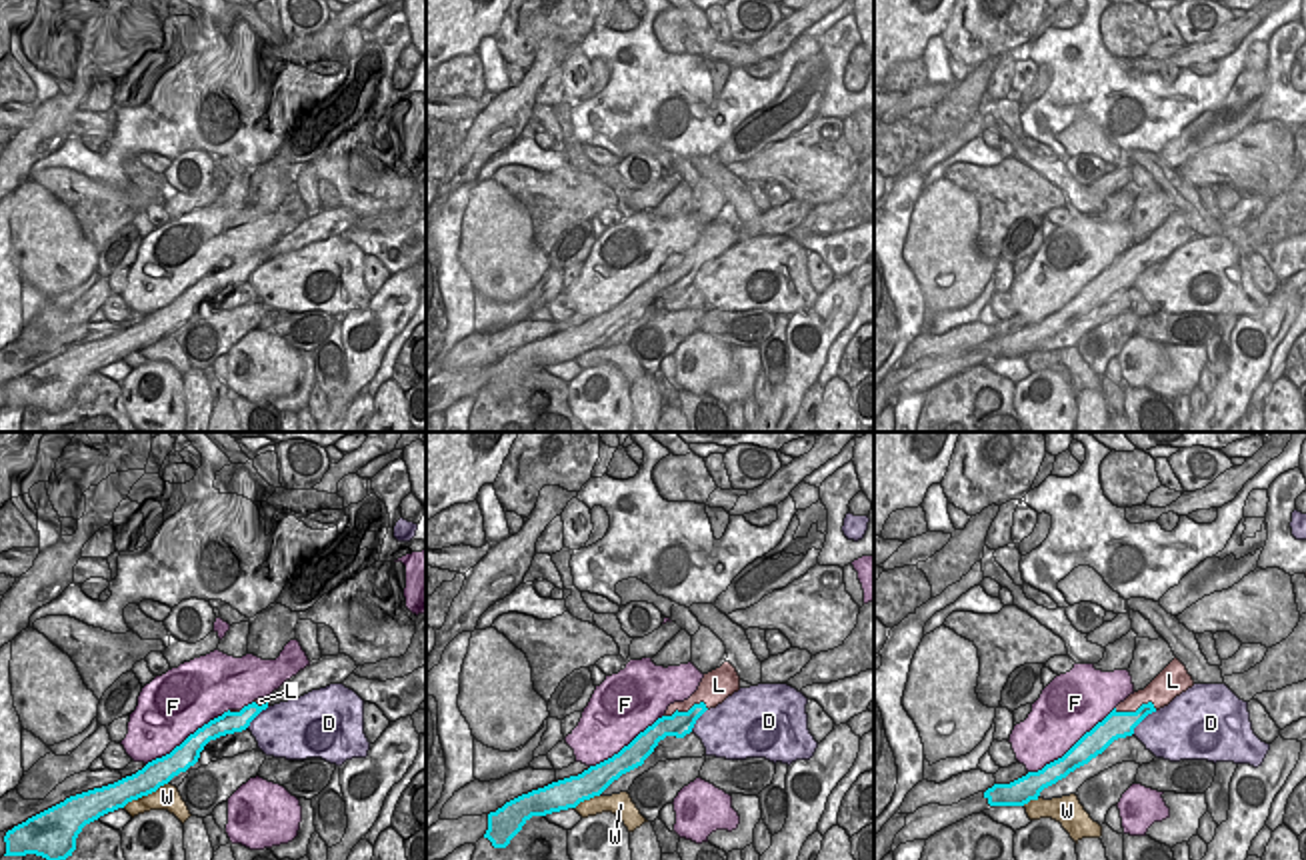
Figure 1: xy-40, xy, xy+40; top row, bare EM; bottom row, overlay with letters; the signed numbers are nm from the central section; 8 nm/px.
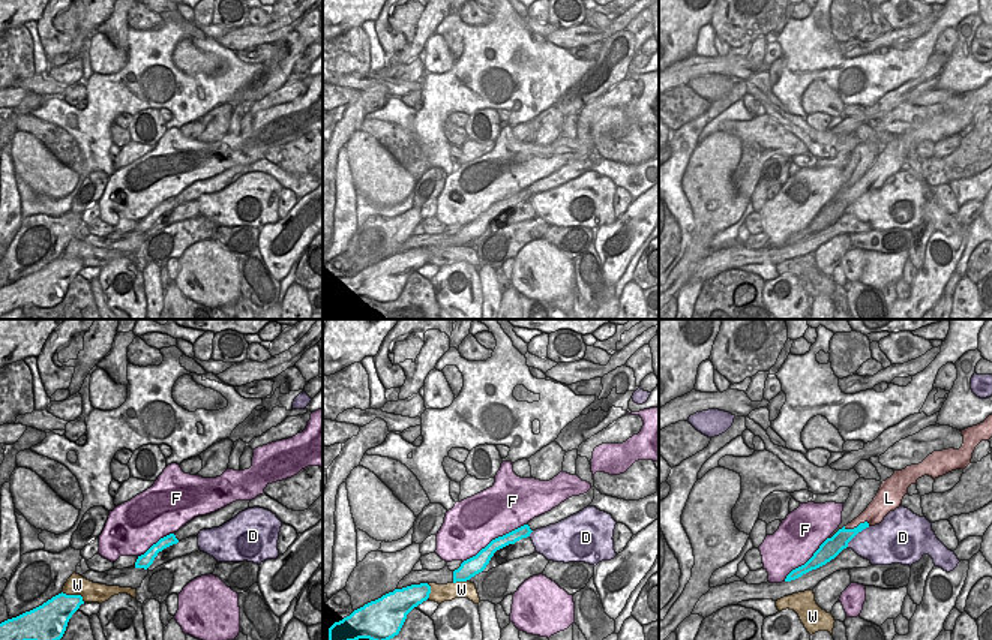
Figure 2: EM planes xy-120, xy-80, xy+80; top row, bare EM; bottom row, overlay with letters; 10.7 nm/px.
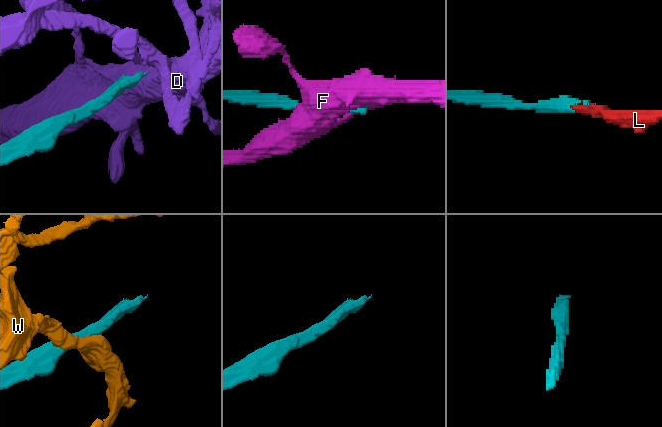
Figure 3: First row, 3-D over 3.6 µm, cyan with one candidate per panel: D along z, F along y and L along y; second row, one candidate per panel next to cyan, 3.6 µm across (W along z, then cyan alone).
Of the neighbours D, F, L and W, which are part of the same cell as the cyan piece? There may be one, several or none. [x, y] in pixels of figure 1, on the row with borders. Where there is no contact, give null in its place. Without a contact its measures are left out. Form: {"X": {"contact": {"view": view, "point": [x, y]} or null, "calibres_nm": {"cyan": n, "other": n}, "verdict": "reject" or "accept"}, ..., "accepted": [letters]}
{"D": {"contact": {"view": "xy+40", "point": [1142, 718]}, "calibres_nm": {"cyan": 220, "other": 420}, "verdict": "reject"}, "F": {"contact": {"view": "xy+40", "point": [1072, 746]}, "calibres_nm": {"cyan": 200, "other": 460}, "verdict": "reject"}, "L": {"contact": {"view": "xy", "point": [688, 710]}, "calibres_nm": {"cyan": 200, "other": 240}, "verdict": "accept"}, "W": {"contact": {"view": "xy-40", "point": [144, 794]}, "calibres_nm": {"cyan": 220, "other": 200}, "verdict": "reject"}, "accepted": ["L"]}

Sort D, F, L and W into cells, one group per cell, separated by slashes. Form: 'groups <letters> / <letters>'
groups D / F / L / W

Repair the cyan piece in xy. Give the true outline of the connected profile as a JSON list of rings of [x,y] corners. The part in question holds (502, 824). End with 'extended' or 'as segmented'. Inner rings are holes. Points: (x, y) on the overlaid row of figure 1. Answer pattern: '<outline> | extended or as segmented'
[[[724,662],[720,668],[704,674],[698,690],[688,700],[670,704],[662,718],[612,758],[590,766],[578,776],[522,794],[490,812],[484,838],[494,848],[506,848],[532,816],[576,808],[580,802],[600,796],[622,774],[642,766],[660,740],[666,736],[684,738],[706,710],[716,708],[738,690],[740,676],[730,662]]] | extended

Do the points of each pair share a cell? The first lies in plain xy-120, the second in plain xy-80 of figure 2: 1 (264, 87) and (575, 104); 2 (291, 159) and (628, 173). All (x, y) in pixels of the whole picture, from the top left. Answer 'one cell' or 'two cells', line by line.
1: one cell
2: two cells

